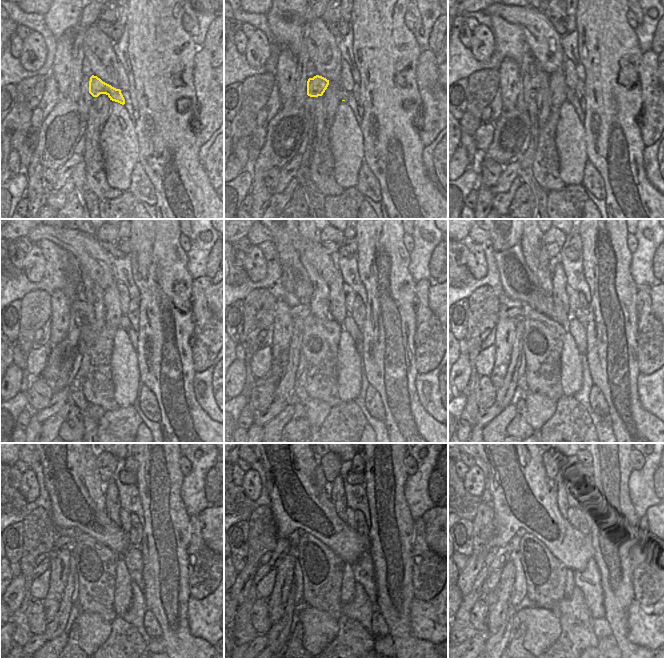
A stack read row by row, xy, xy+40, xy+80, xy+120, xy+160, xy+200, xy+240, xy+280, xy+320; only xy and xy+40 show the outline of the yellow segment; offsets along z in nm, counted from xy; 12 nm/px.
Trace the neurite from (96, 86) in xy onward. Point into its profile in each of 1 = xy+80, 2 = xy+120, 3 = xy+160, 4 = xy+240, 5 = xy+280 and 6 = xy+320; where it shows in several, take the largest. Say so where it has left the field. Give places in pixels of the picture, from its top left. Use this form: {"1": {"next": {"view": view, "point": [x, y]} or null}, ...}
{"1": {"next": {"view": "xy+80", "point": [541, 80]}}, "2": {"next": {"view": "xy+120", "point": [81, 307]}}, "3": {"next": {"view": "xy+160", "point": [302, 310]}}, "4": {"next": {"view": "xy+240", "point": [65, 539]}}, "5": {"next": {"view": "xy+280", "point": [284, 544]}}, "6": {"next": {"view": "xy+320", "point": [503, 554]}}}

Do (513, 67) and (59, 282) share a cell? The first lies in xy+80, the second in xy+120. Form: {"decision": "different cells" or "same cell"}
{"decision": "different cells"}

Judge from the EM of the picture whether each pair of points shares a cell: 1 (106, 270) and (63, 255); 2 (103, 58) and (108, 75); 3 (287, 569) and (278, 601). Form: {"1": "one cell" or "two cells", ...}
{"1": "two cells", "2": "one cell", "3": "one cell"}

